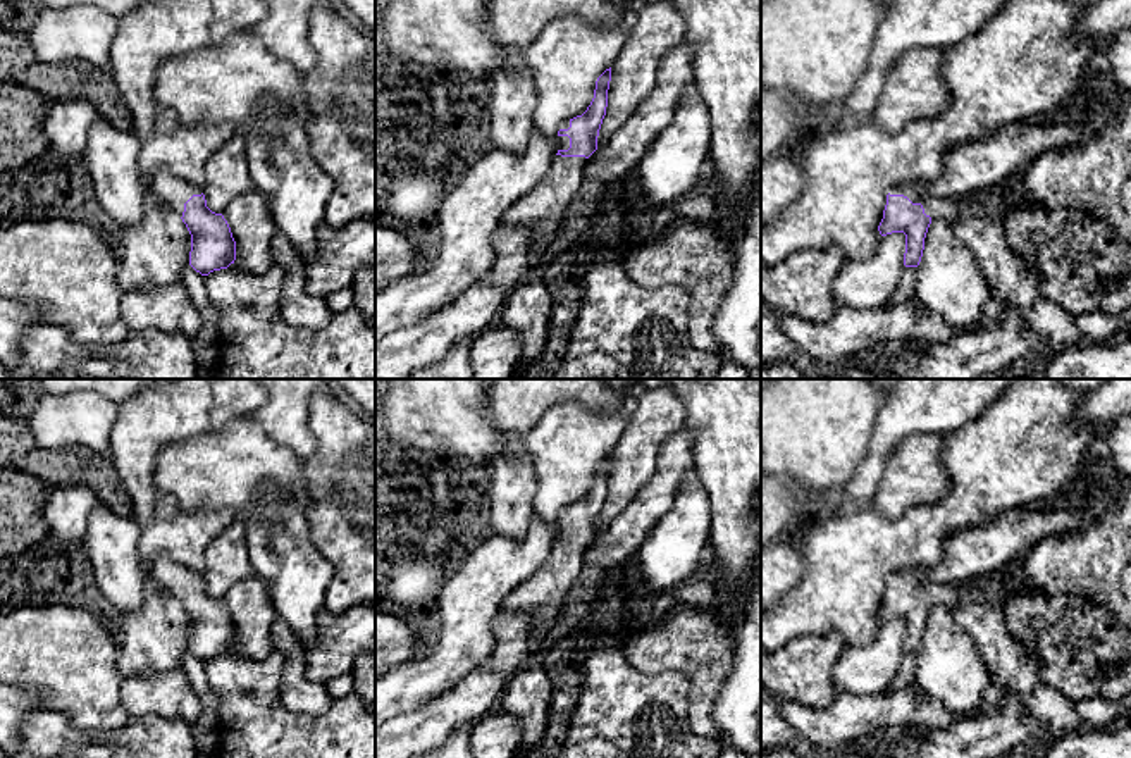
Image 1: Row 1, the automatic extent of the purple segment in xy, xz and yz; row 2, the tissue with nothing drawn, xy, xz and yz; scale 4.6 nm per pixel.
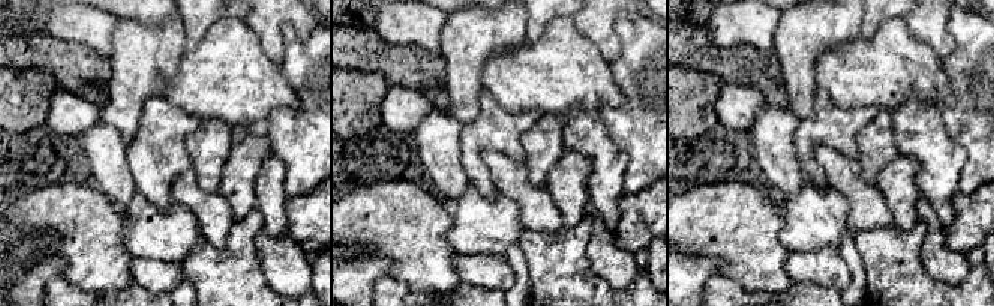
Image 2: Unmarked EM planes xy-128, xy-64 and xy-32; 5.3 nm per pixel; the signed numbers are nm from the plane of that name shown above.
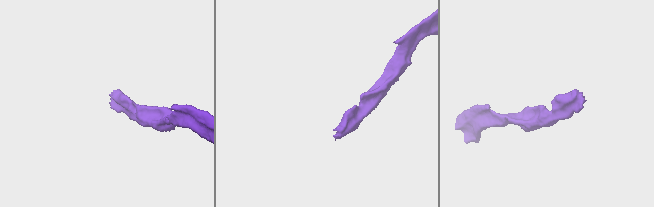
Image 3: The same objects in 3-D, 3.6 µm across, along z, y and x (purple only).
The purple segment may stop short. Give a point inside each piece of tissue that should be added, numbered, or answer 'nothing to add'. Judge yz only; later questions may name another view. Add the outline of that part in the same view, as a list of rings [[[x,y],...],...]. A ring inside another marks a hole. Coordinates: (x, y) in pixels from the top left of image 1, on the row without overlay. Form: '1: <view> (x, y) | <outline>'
1: yz (935, 593) | [[[924,568],[899,570],[888,575],[890,581],[904,581],[912,589],[921,589],[931,605],[945,603],[950,610],[959,605],[957,586],[926,584]]]

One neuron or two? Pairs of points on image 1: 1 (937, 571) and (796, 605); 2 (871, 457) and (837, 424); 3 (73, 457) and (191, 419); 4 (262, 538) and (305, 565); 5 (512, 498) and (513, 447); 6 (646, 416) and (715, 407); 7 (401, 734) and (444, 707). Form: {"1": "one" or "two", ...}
{"1": "two", "2": "two", "3": "two", "4": "one", "5": "one", "6": "two", "7": "one"}

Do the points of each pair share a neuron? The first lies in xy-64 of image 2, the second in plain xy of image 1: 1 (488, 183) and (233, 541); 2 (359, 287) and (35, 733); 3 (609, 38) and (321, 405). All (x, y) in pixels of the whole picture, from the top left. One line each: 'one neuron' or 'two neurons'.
1: two neurons
2: two neurons
3: two neurons

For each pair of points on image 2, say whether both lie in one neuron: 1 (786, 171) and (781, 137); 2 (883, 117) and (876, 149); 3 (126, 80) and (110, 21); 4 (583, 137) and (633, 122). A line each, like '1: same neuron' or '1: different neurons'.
1: same neuron
2: same neuron
3: different neurons
4: different neurons

